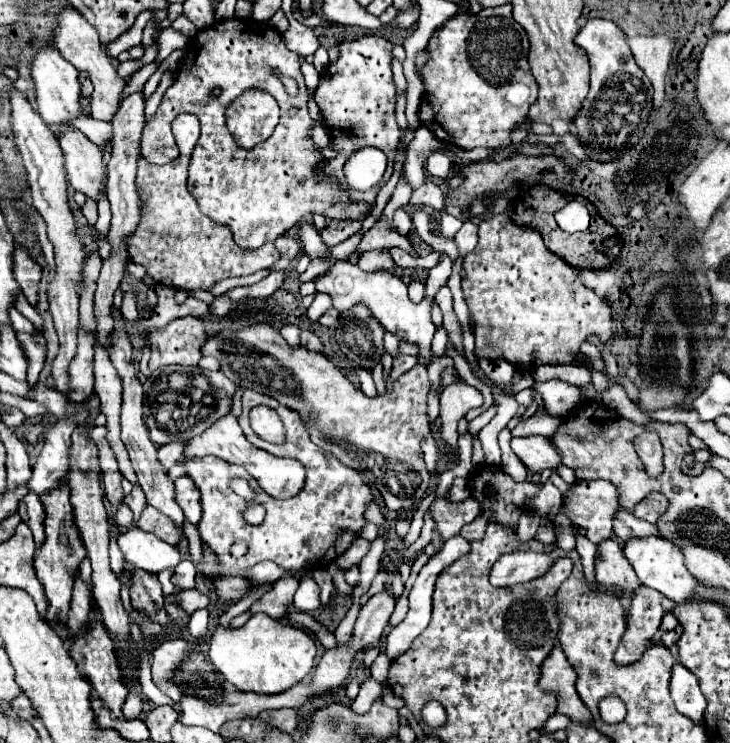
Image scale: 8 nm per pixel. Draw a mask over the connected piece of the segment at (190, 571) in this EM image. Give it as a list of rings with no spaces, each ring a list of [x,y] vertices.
[[[179,562],[175,566],[171,582],[179,590],[191,590],[191,588],[195,588],[195,566],[193,566],[193,562]]]

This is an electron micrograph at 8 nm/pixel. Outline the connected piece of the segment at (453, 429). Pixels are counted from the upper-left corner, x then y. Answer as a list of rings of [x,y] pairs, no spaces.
[[[465,380],[453,382],[441,392],[439,417],[443,424],[439,430],[439,442],[447,448],[449,462],[457,460],[459,418],[465,416],[469,408],[477,406],[483,406],[483,396]]]

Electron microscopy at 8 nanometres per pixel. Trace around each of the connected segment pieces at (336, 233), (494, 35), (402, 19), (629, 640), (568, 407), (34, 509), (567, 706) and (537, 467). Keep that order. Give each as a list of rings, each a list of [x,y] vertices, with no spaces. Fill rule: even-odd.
[[[325,217],[328,226],[322,230],[321,237],[329,249],[346,240],[355,234],[362,225],[364,219],[357,221],[352,220],[335,220]]]
[[[511,4],[497,8],[483,8],[479,14],[461,12],[447,20],[439,30],[433,32],[429,40],[431,58],[427,60],[421,76],[425,80],[425,92],[419,106],[419,116],[423,126],[427,126],[435,138],[447,144],[461,146],[463,150],[473,150],[477,146],[499,148],[509,146],[509,132],[515,124],[525,122],[529,106],[537,100],[537,86],[531,78],[531,68],[527,62],[529,44],[525,30],[515,22]]]
[[[407,10],[407,12],[397,12],[397,18],[395,22],[401,26],[401,28],[409,28],[417,22],[419,18],[419,10]]]
[[[639,586],[639,592],[631,596],[631,608],[629,608],[629,620],[627,620],[627,632],[615,652],[615,662],[625,666],[641,658],[645,648],[649,646],[649,640],[661,626],[661,618],[665,614],[661,606],[663,596],[659,592]]]
[[[561,380],[535,382],[533,388],[535,392],[541,394],[546,411],[551,416],[569,416],[579,406],[581,390],[567,382],[561,382]]]
[[[27,492],[27,496],[23,498],[23,504],[19,504],[19,512],[21,520],[31,528],[33,538],[35,538],[35,546],[39,546],[45,540],[45,532],[43,532],[43,502],[41,496],[35,496],[35,492]]]
[[[553,648],[547,660],[541,664],[541,676],[539,676],[539,688],[545,692],[555,694],[557,698],[557,712],[577,720],[577,722],[591,722],[591,712],[579,698],[575,690],[577,674],[567,662],[561,648]]]
[[[523,436],[523,438],[511,438],[511,448],[513,448],[513,452],[523,460],[523,464],[531,470],[531,472],[543,472],[545,468],[549,468],[552,471],[552,475],[556,477],[557,474],[557,485],[555,485],[562,494],[564,494],[568,489],[569,485],[563,481],[563,479],[558,475],[557,468],[561,466],[561,452],[555,448],[555,444],[553,444],[553,440],[551,438],[547,438],[547,436]]]

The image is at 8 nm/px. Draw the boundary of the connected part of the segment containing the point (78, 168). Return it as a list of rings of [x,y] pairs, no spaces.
[[[73,128],[61,130],[59,146],[63,150],[65,172],[71,188],[99,200],[99,194],[105,190],[103,180],[107,178],[107,172],[101,166],[101,150],[95,148],[83,132],[75,132]]]

